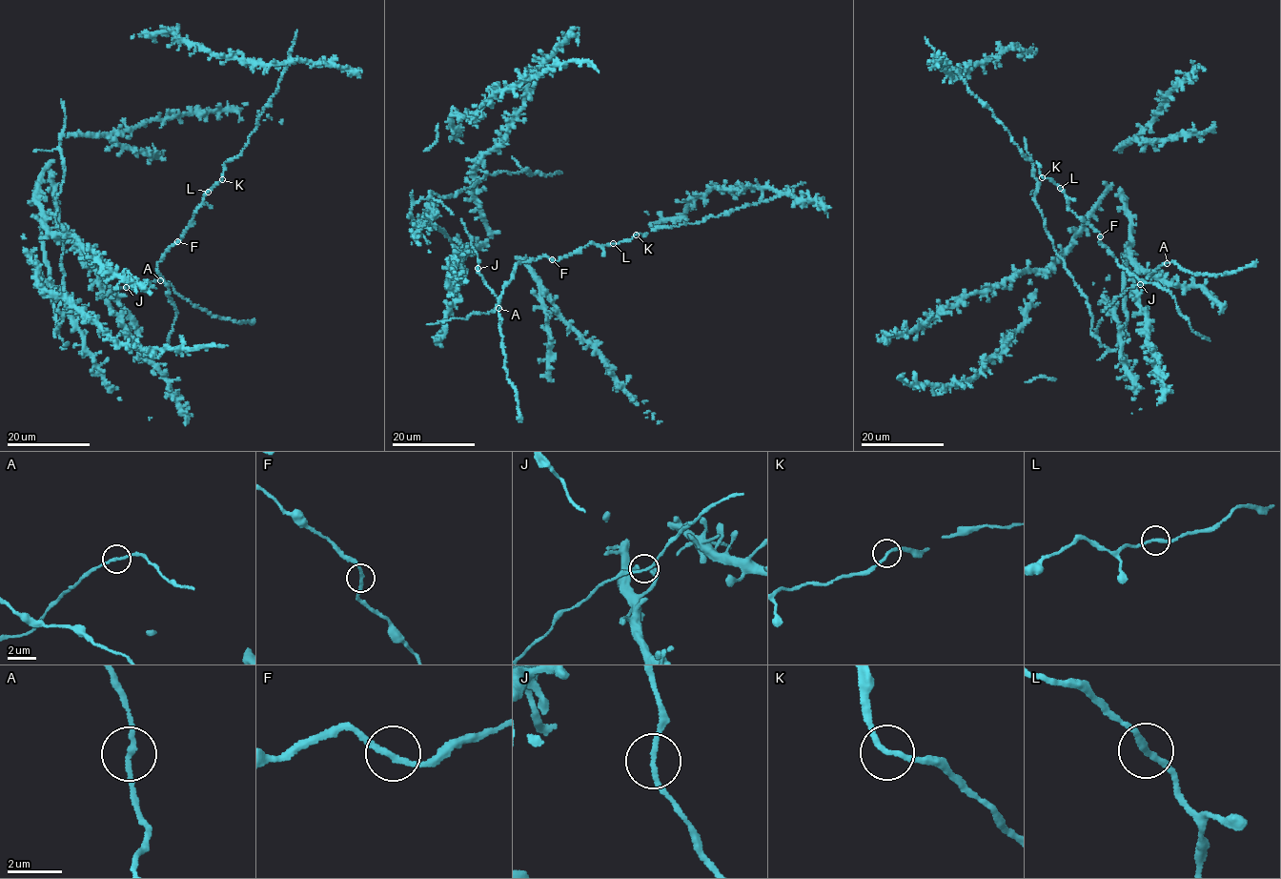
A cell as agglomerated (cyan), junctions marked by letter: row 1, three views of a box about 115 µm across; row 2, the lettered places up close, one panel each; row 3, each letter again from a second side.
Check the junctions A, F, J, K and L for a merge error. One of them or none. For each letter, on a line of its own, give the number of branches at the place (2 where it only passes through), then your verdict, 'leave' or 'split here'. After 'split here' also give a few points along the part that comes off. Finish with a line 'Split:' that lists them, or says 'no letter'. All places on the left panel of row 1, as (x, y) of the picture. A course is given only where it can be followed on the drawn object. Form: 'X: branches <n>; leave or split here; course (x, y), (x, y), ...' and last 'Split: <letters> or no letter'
A: branches 2; leave
F: branches 2; leave
J: branches 2; leave
K: branches 2; leave
L: branches 2; leave
Split: no letter

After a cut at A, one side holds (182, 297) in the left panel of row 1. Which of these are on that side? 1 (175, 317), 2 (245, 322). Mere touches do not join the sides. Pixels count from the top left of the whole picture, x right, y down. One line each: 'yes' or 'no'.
1: no
2: yes

